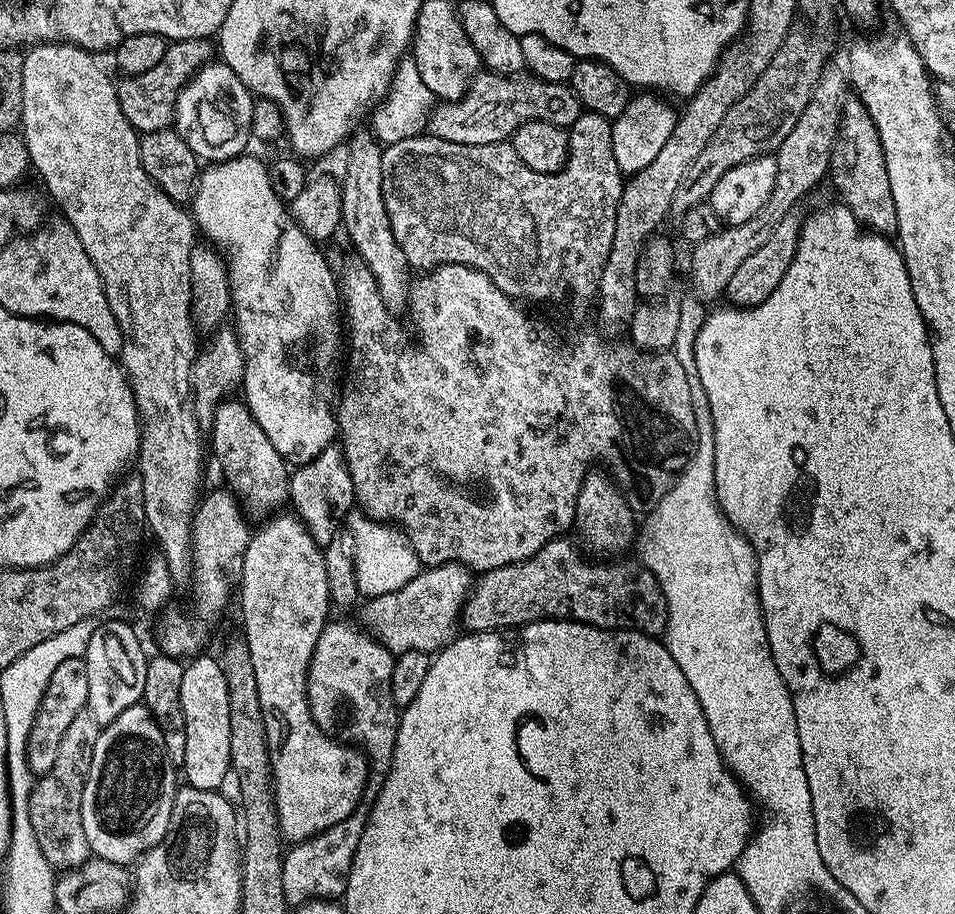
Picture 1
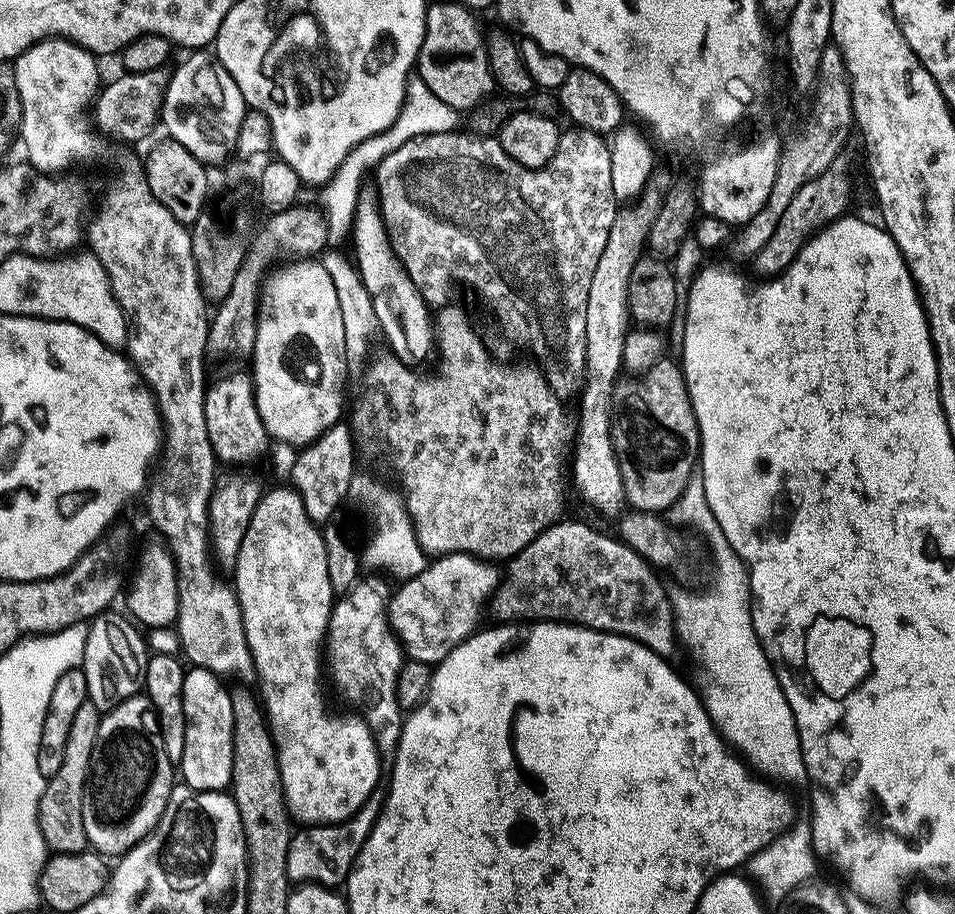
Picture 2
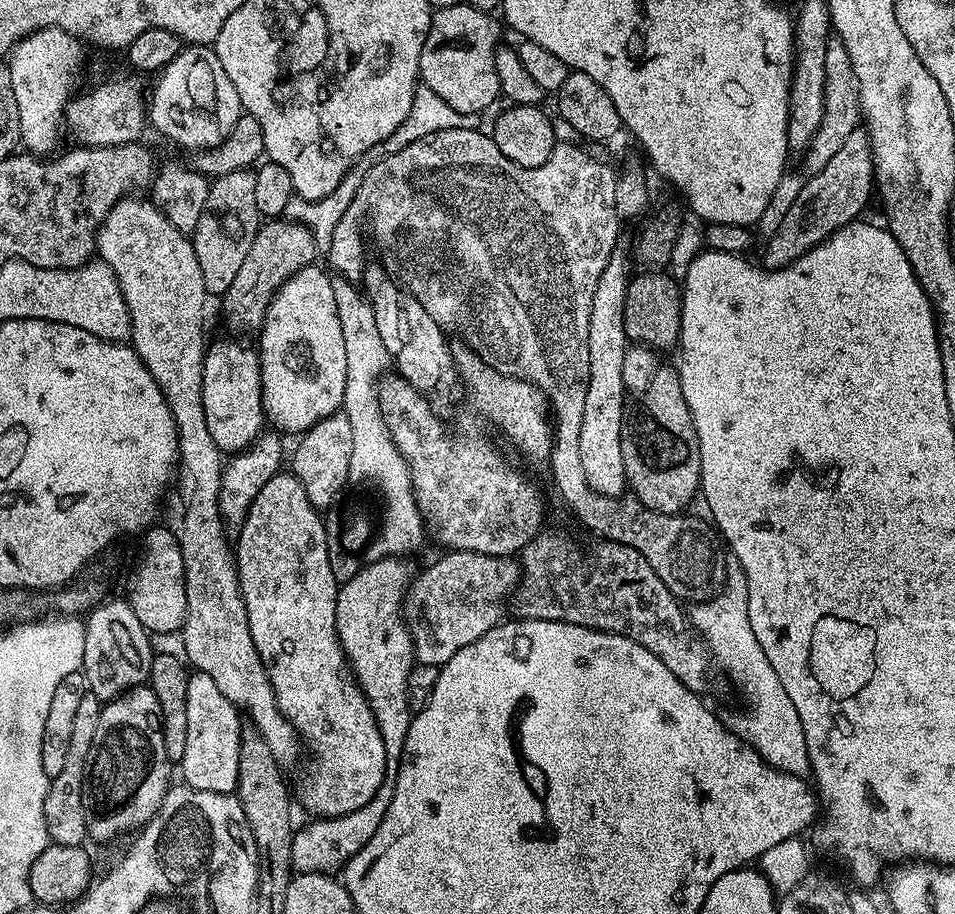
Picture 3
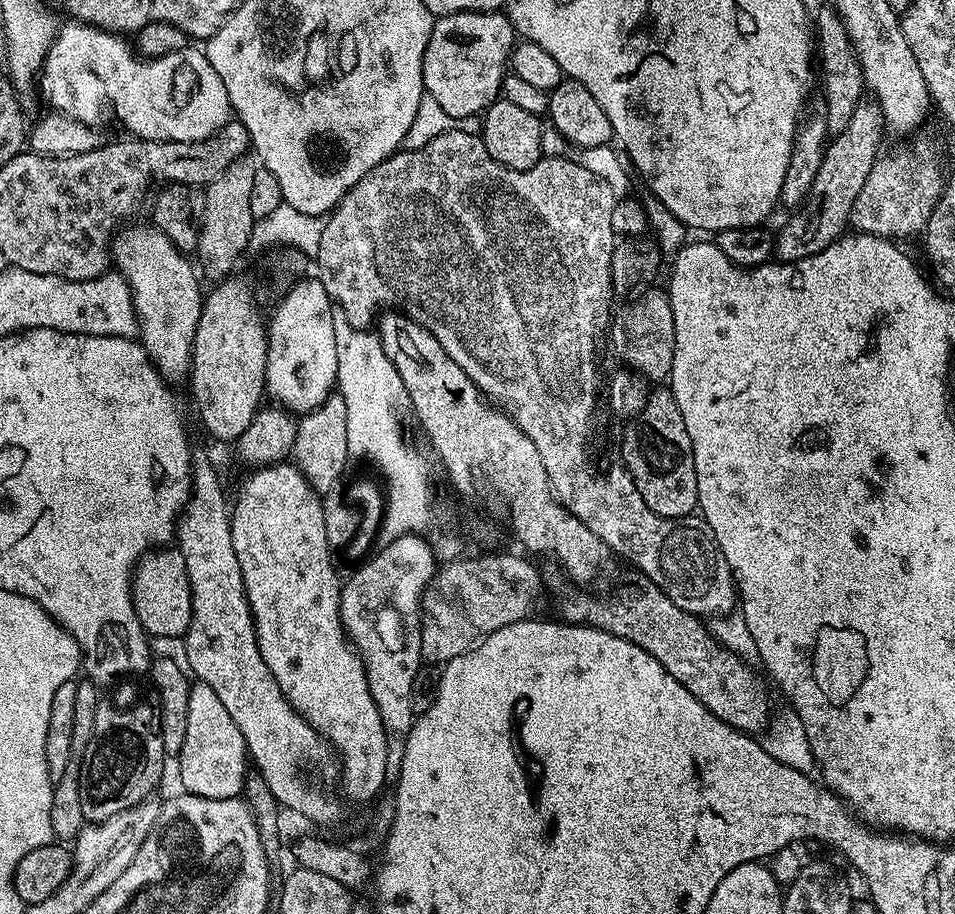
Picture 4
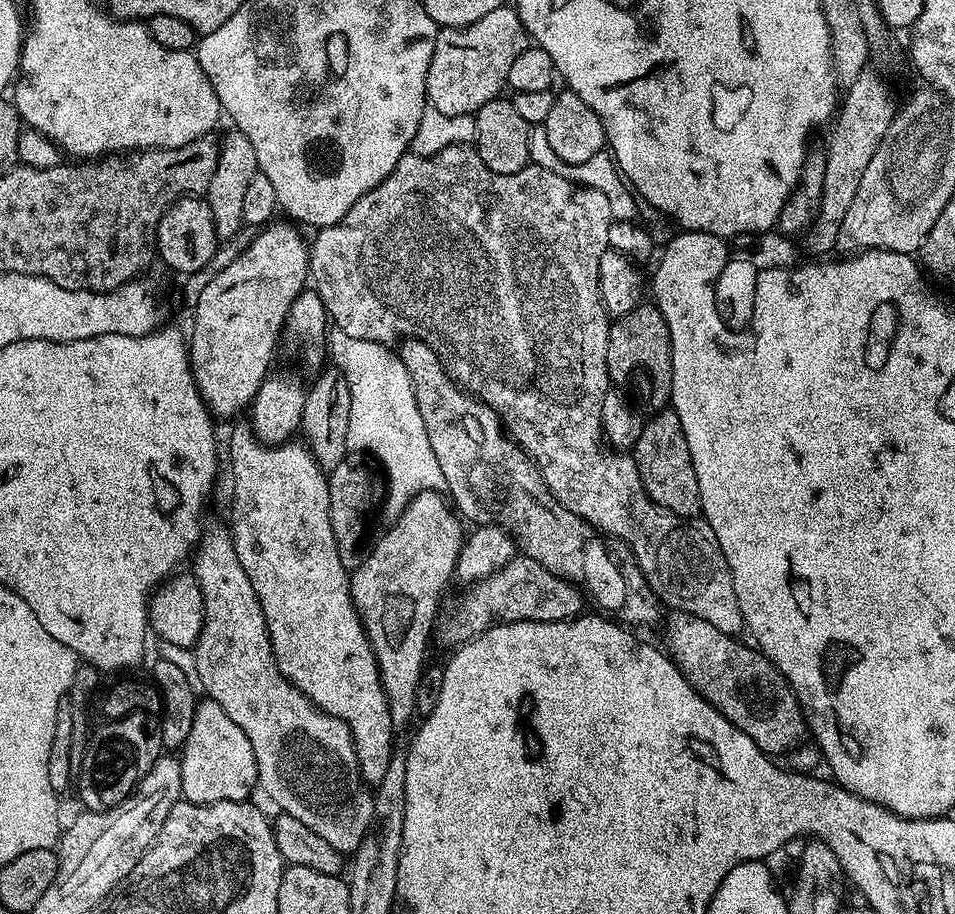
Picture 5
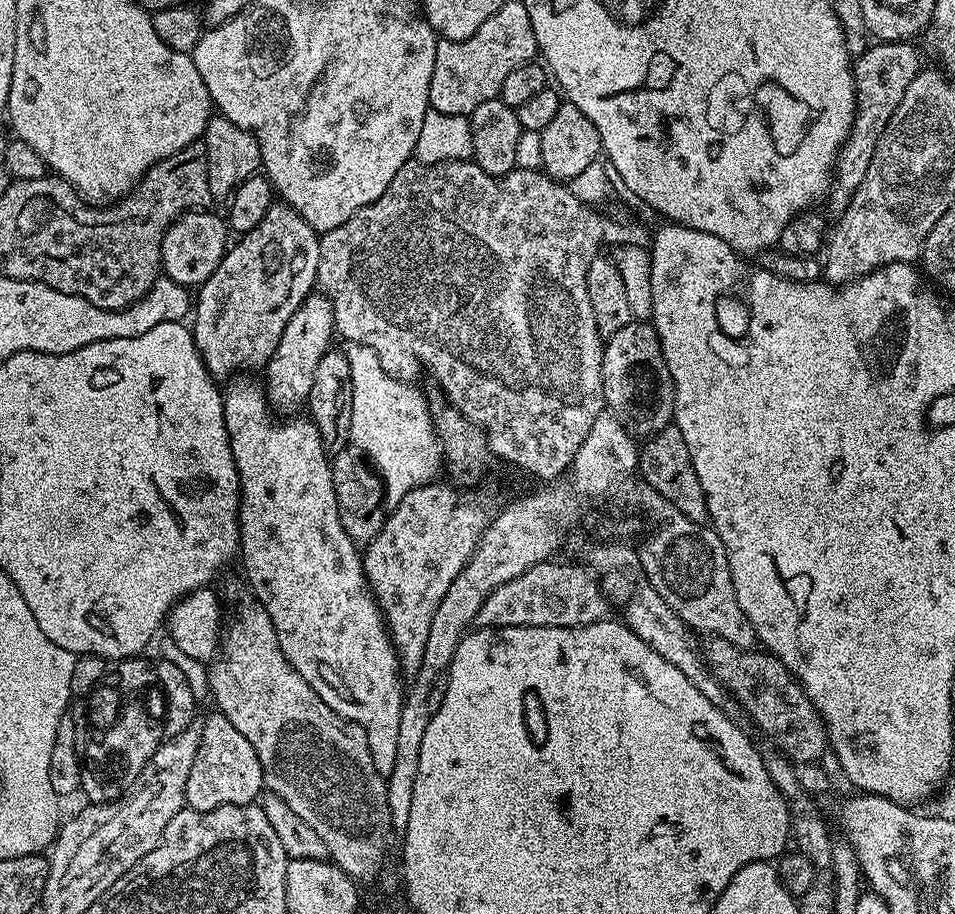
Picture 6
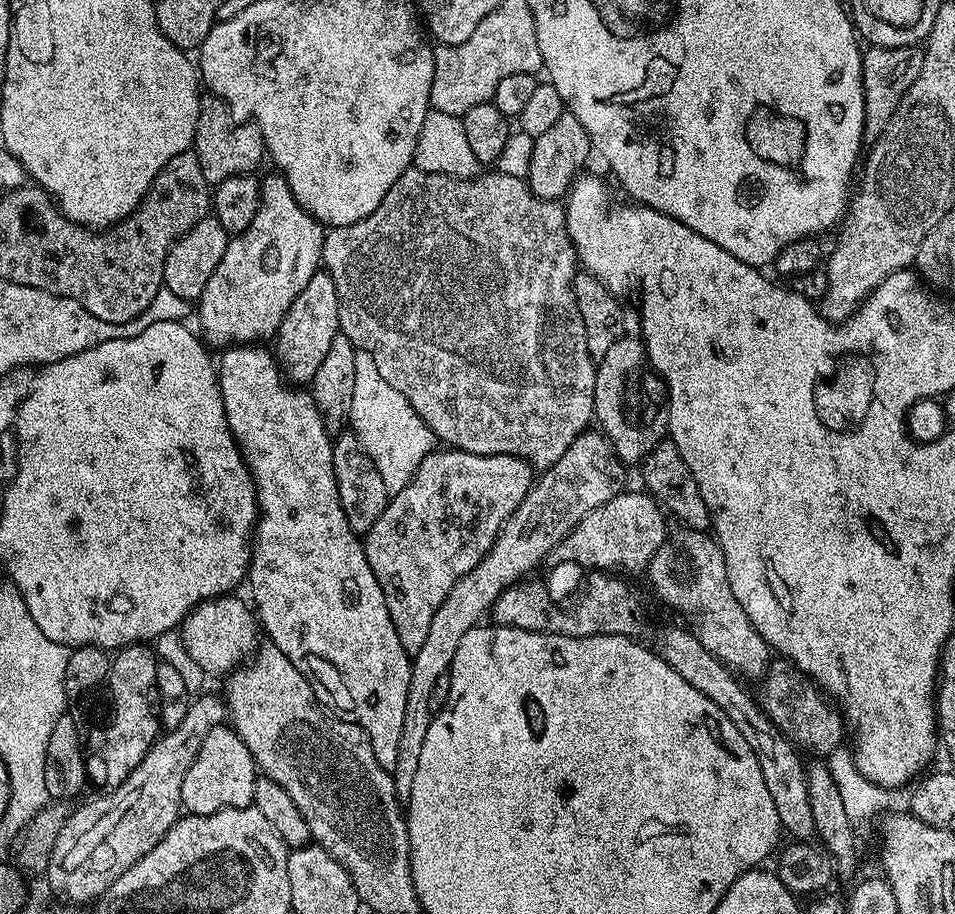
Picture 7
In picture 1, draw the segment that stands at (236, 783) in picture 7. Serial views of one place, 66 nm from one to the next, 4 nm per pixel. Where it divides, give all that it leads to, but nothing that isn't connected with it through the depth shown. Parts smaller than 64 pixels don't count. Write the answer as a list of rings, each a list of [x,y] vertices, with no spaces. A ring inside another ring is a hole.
[[[200,654],[195,658],[189,659],[184,664],[184,673],[182,674],[182,714],[186,718],[186,754],[184,755],[184,763],[182,765],[182,776],[186,779],[187,787],[197,788],[198,790],[206,790],[207,792],[215,792],[223,789],[224,779],[229,779],[232,763],[230,762],[230,694],[226,694],[226,674],[222,674],[222,666],[219,659],[215,655]]]

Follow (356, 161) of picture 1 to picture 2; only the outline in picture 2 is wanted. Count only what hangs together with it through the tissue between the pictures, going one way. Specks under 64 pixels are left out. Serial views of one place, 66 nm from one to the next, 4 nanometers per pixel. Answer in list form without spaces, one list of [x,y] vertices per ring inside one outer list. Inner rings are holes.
[[[361,187],[356,198],[350,235],[352,248],[356,251],[356,271],[370,294],[376,323],[392,347],[389,348],[391,355],[409,366],[423,365],[420,363],[434,352],[434,322],[430,317],[430,305],[424,301],[418,286],[414,286],[410,274],[406,274],[404,264],[396,257],[384,225],[384,215],[380,213],[380,198],[375,187]]]

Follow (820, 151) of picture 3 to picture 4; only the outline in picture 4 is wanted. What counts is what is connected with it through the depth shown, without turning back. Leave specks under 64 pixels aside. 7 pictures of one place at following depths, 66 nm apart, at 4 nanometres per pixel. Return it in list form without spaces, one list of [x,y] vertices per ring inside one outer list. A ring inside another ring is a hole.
[[[835,8],[815,9],[814,12],[814,40],[818,45],[818,68],[824,71],[824,93],[822,99],[828,107],[828,130],[835,134],[846,130],[846,122],[850,122],[850,114],[854,114],[854,106],[865,95],[864,75],[862,66],[856,57],[854,46],[850,42],[850,34],[836,13]]]

